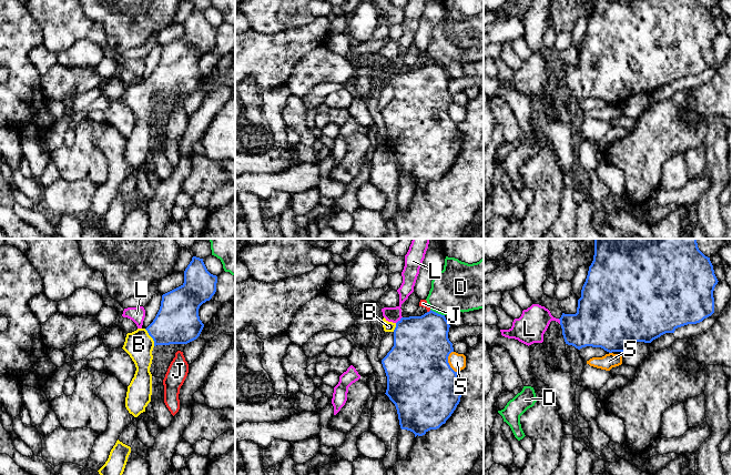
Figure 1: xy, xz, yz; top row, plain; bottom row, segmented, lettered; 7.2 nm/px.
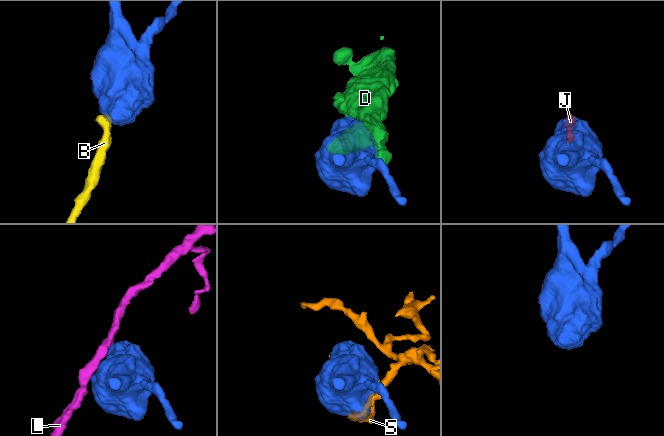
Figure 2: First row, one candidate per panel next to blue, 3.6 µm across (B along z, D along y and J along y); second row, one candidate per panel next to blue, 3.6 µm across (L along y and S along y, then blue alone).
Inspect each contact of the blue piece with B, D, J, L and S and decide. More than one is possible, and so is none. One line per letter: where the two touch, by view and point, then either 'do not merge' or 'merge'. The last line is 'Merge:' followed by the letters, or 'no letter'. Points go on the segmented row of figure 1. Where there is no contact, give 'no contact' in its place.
B: contact xy (151, 336); merge
D: contact xz (437, 313); do not merge
J: contact xz (429, 311); do not merge
L: contact xz (400, 320); do not merge
S: contact xz (447, 362); do not merge
Merge: B

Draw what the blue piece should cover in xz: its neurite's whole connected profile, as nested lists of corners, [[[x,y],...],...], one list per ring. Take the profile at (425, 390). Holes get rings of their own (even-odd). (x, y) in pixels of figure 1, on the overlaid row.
[[[429,311],[421,316],[401,317],[397,323],[383,319],[385,332],[394,333],[394,346],[382,360],[387,376],[386,395],[395,404],[401,429],[410,431],[415,437],[425,435],[430,429],[437,429],[451,416],[461,397],[461,383],[449,363],[448,356],[454,352],[448,338],[449,323],[445,315]]]

